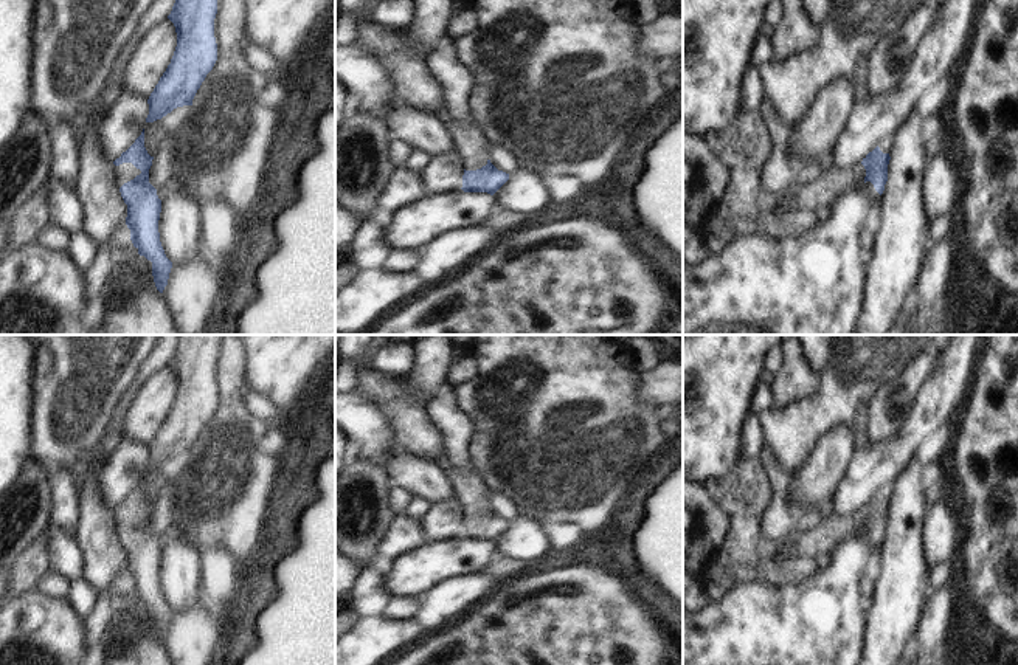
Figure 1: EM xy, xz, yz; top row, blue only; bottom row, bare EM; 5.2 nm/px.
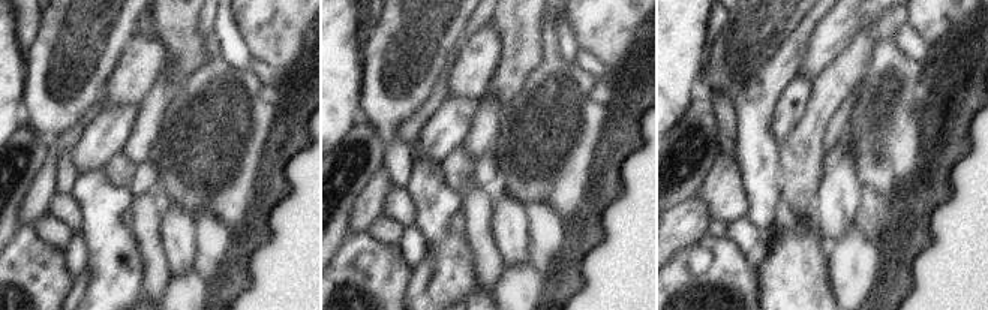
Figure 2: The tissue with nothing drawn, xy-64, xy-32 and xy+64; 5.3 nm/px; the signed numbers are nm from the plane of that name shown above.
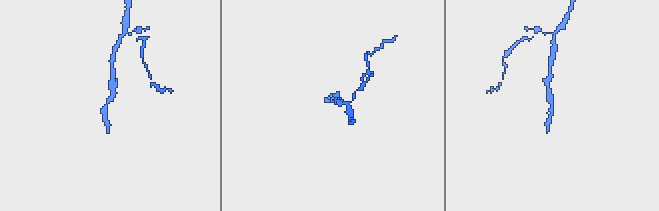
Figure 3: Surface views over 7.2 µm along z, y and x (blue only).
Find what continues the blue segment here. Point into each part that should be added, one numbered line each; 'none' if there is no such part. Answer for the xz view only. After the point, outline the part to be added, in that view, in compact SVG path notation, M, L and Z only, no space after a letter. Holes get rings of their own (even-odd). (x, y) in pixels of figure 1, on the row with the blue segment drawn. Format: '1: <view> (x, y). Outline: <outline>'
1: xz (472, 146). Outline: M448 119L445 129L455 143L466 171L476 171L487 164L490 143L475 122Z

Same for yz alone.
1: yz (837, 180). Outline: M861 163L850 167L832 166L816 181L802 188L796 198L787 198L785 211L799 208L818 211L821 206L832 206L844 192L864 184L866 169Z

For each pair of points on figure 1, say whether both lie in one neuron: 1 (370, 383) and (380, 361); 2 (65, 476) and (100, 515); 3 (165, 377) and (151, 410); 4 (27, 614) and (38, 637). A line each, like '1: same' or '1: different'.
1: different
2: different
3: same
4: same

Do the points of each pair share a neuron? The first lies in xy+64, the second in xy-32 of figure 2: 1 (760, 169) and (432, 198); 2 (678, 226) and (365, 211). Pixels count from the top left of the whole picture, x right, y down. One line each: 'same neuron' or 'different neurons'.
1: same neuron
2: same neuron

